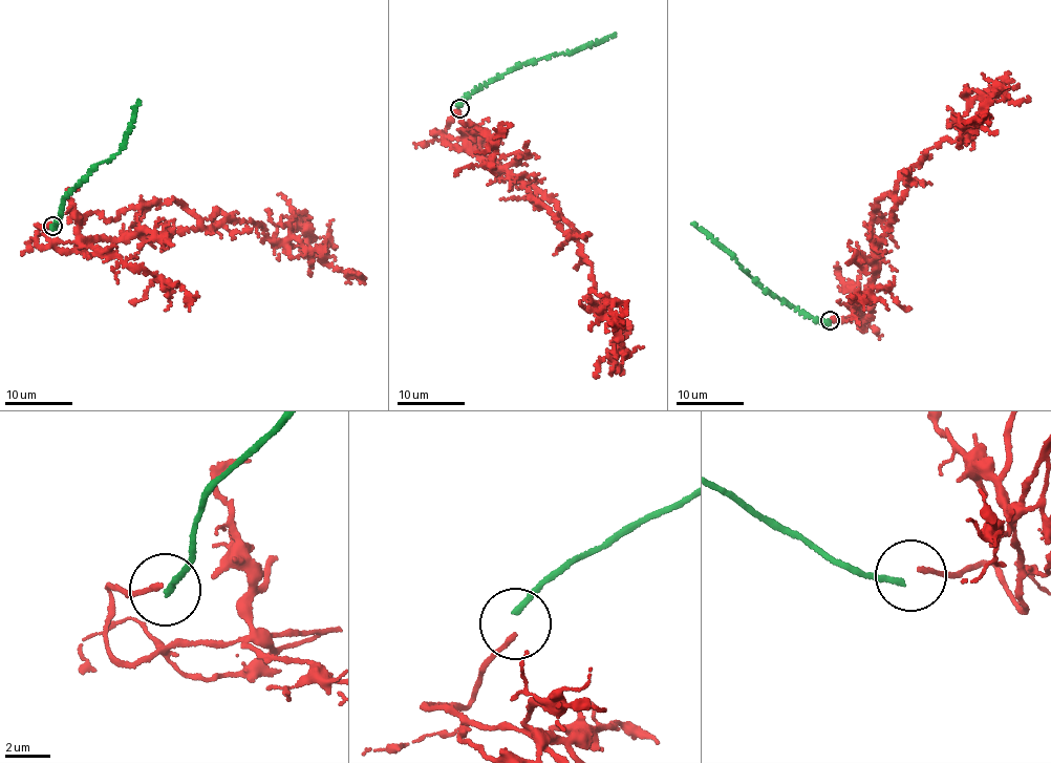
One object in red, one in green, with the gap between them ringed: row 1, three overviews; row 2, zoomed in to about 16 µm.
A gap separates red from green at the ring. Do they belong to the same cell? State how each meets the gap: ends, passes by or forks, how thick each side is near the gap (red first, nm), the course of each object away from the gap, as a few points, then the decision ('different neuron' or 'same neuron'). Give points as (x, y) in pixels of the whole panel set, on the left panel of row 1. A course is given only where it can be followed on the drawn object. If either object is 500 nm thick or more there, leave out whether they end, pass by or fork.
red ends | green ends | 240/280 nm | red via (51, 225), (36, 228), (37, 245), (261, 224), (273, 241), (300, 240), (312, 261), (328, 245), (331, 218) | green via (54, 227), (69, 192), (84, 182), (98, 165), (124, 150), (138, 100) | different neuron

